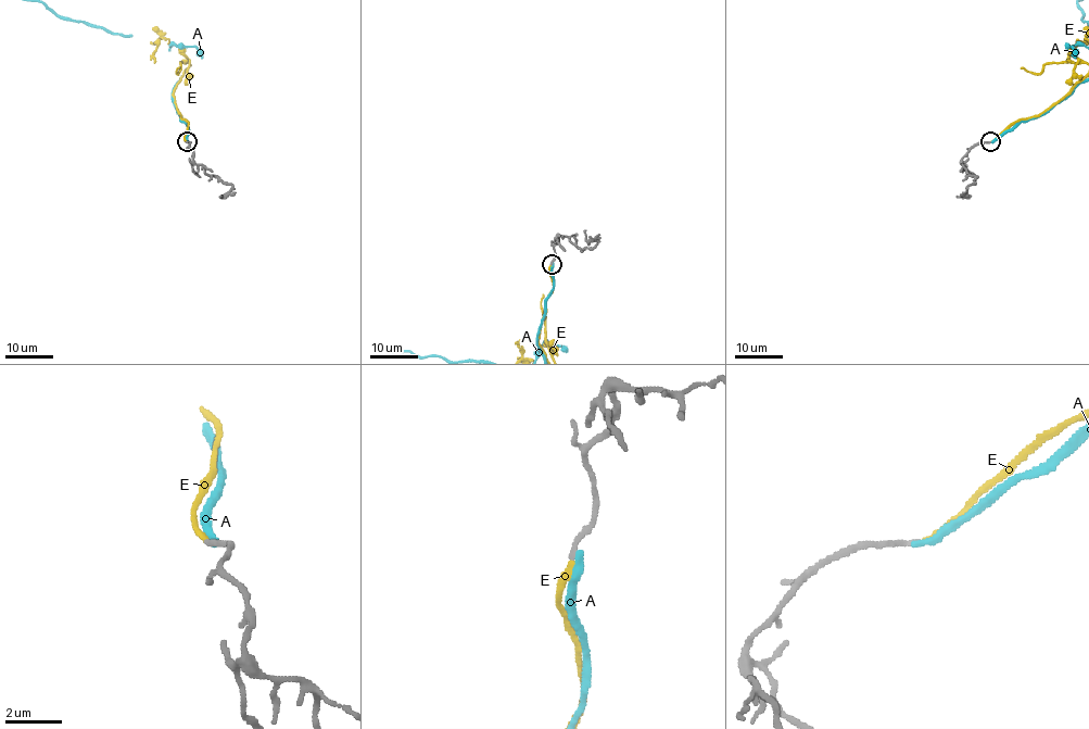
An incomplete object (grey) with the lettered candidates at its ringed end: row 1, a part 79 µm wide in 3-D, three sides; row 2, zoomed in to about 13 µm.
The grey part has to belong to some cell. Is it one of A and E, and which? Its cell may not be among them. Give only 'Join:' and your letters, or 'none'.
Join: E

